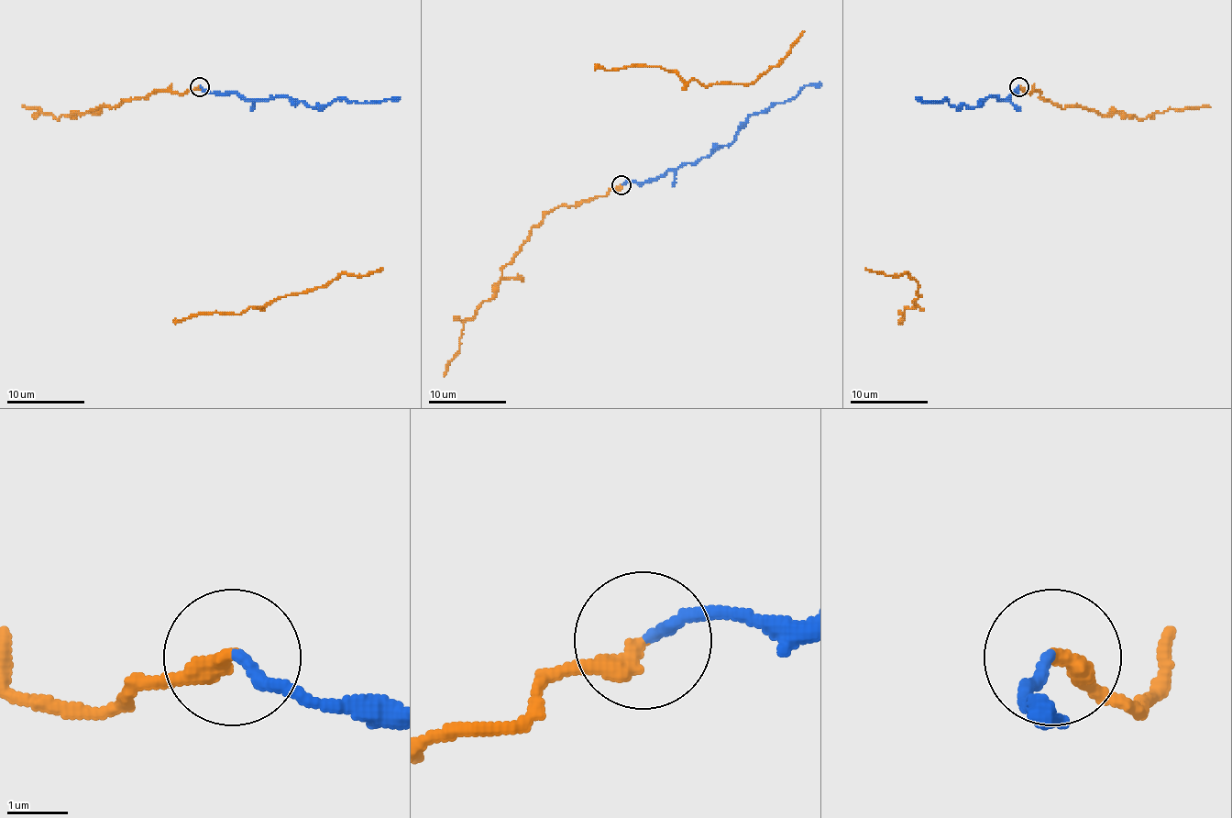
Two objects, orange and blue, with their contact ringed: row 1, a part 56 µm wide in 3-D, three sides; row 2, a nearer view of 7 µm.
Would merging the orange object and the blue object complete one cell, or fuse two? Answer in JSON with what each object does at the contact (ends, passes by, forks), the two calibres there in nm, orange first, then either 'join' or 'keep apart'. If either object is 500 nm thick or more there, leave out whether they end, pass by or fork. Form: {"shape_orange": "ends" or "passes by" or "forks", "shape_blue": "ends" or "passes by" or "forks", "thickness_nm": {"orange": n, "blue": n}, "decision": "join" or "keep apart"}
{"shape_orange": "ends", "shape_blue": "ends", "thickness_nm": {"orange": 340, "blue": 180}, "decision": "keep apart"}

